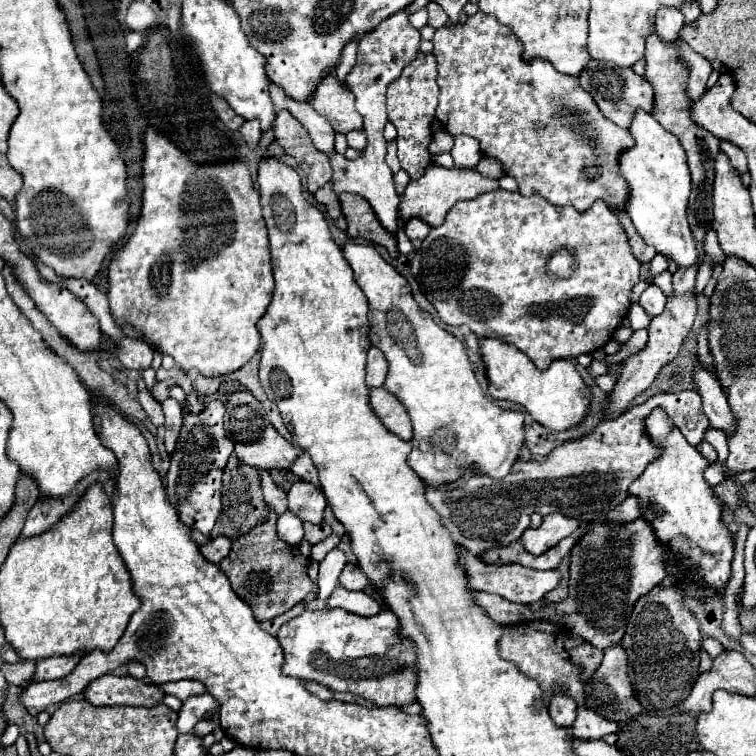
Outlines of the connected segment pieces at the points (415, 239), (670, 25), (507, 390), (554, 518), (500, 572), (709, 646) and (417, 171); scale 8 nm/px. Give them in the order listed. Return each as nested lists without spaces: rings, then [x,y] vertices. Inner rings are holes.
[[[415,218],[415,220],[407,220],[407,224],[403,226],[403,230],[405,230],[407,238],[411,240],[413,248],[415,248],[415,250],[419,250],[419,244],[423,242],[423,238],[427,236],[427,232],[429,232],[431,228],[429,228],[427,224],[423,224],[423,220]]]
[[[673,8],[659,10],[655,20],[655,32],[663,42],[671,44],[679,36],[681,26],[683,26],[683,14],[679,10],[673,10]]]
[[[481,338],[481,356],[489,380],[489,394],[525,406],[541,426],[549,430],[565,430],[579,424],[587,414],[591,390],[585,386],[573,362],[561,358],[551,362],[547,370],[539,370],[523,352],[519,352],[519,348],[495,338]]]
[[[547,514],[539,528],[527,528],[521,536],[521,542],[527,552],[539,556],[545,550],[553,548],[559,540],[567,538],[571,532],[579,528],[579,520],[567,518],[561,514]]]
[[[467,554],[461,560],[461,566],[467,572],[467,584],[471,590],[483,590],[489,594],[497,594],[503,596],[509,602],[519,602],[519,604],[533,604],[537,600],[541,600],[549,590],[553,590],[559,582],[559,574],[555,570],[533,570],[533,568],[525,568],[521,564],[505,564],[505,566],[497,566],[497,564],[483,564],[481,560],[477,560],[477,556]]]
[[[705,636],[701,644],[703,644],[703,650],[707,650],[711,658],[717,658],[721,654],[721,650],[723,650],[721,642],[717,638],[713,638],[713,636]]]
[[[419,52],[419,56],[415,56],[415,60],[411,60],[411,64],[407,64],[407,68],[403,68],[401,76],[395,78],[387,86],[387,114],[389,114],[389,122],[397,128],[395,142],[399,148],[399,162],[411,180],[419,178],[425,172],[425,168],[431,164],[429,142],[433,136],[431,124],[435,120],[437,96],[439,96],[437,64],[435,64],[433,54]]]

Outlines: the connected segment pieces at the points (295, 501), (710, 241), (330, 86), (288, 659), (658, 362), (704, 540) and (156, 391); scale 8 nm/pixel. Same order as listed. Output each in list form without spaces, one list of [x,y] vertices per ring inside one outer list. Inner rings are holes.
[[[295,482],[289,490],[289,510],[299,516],[303,522],[321,524],[323,522],[323,510],[327,506],[327,500],[321,490],[317,490],[309,482]]]
[[[712,229],[707,230],[707,234],[704,240],[704,251],[707,255],[718,260],[719,262],[724,262],[726,255],[721,250],[720,244],[718,242],[717,234]]]
[[[333,74],[315,88],[315,96],[311,96],[309,104],[331,122],[335,132],[347,134],[353,128],[363,126],[363,118],[355,110],[355,96],[351,96],[351,92],[347,94],[343,82],[339,82]]]
[[[325,608],[325,610],[305,610],[301,616],[293,618],[291,622],[283,624],[277,640],[285,652],[285,666],[283,672],[289,676],[297,676],[301,680],[315,680],[331,690],[339,692],[353,692],[363,696],[365,700],[373,702],[375,706],[405,706],[415,702],[415,666],[417,666],[417,648],[413,640],[403,638],[399,632],[399,618],[391,612],[379,612],[375,616],[357,616],[345,612],[343,608]]]
[[[679,268],[673,274],[673,294],[667,298],[665,310],[651,320],[651,324],[647,328],[649,330],[649,340],[647,340],[645,348],[639,350],[637,354],[631,354],[629,358],[617,362],[617,364],[609,364],[607,372],[617,376],[617,380],[615,380],[613,390],[609,392],[609,400],[603,406],[603,414],[607,418],[615,418],[615,416],[623,414],[627,410],[629,402],[639,392],[649,388],[649,384],[655,380],[657,372],[667,362],[671,362],[677,356],[677,352],[681,348],[681,342],[687,336],[687,332],[691,330],[693,320],[695,320],[695,312],[697,312],[697,304],[695,304],[695,276],[697,276],[695,268]]]
[[[655,408],[651,416],[647,416],[645,428],[647,436],[659,444],[661,454],[629,486],[629,494],[639,498],[641,516],[651,522],[659,542],[671,548],[667,572],[677,580],[685,594],[695,594],[701,586],[723,588],[731,574],[733,542],[721,522],[721,500],[703,480],[703,470],[709,462],[695,446],[687,444],[679,428],[661,408]]]
[[[165,380],[165,382],[155,382],[155,386],[153,386],[153,390],[151,390],[153,398],[155,398],[157,402],[163,402],[163,400],[167,400],[167,398],[169,398],[169,394],[167,394],[167,388],[169,388],[171,384],[175,384],[175,380]]]

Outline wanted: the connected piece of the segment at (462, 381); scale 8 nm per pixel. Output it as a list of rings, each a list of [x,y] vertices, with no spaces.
[[[347,242],[343,246],[343,258],[353,268],[355,282],[359,284],[369,302],[371,346],[379,348],[389,362],[389,372],[383,386],[401,400],[413,424],[413,438],[411,438],[413,450],[407,458],[409,468],[415,470],[423,480],[427,480],[433,486],[457,480],[459,474],[473,464],[493,478],[507,476],[507,472],[511,470],[513,462],[519,456],[519,446],[523,444],[523,412],[499,408],[485,398],[479,382],[475,380],[463,344],[451,332],[435,324],[429,312],[417,306],[417,302],[411,296],[409,282],[391,264],[387,264],[373,246]]]

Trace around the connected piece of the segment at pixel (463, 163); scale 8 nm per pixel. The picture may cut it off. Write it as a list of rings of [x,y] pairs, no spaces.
[[[455,136],[451,156],[453,156],[457,168],[475,168],[477,162],[481,160],[479,142],[471,136]]]

